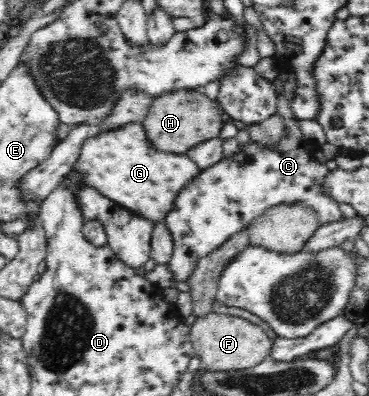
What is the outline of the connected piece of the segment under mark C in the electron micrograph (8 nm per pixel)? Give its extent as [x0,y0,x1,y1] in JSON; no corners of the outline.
[163,117,347,283]

